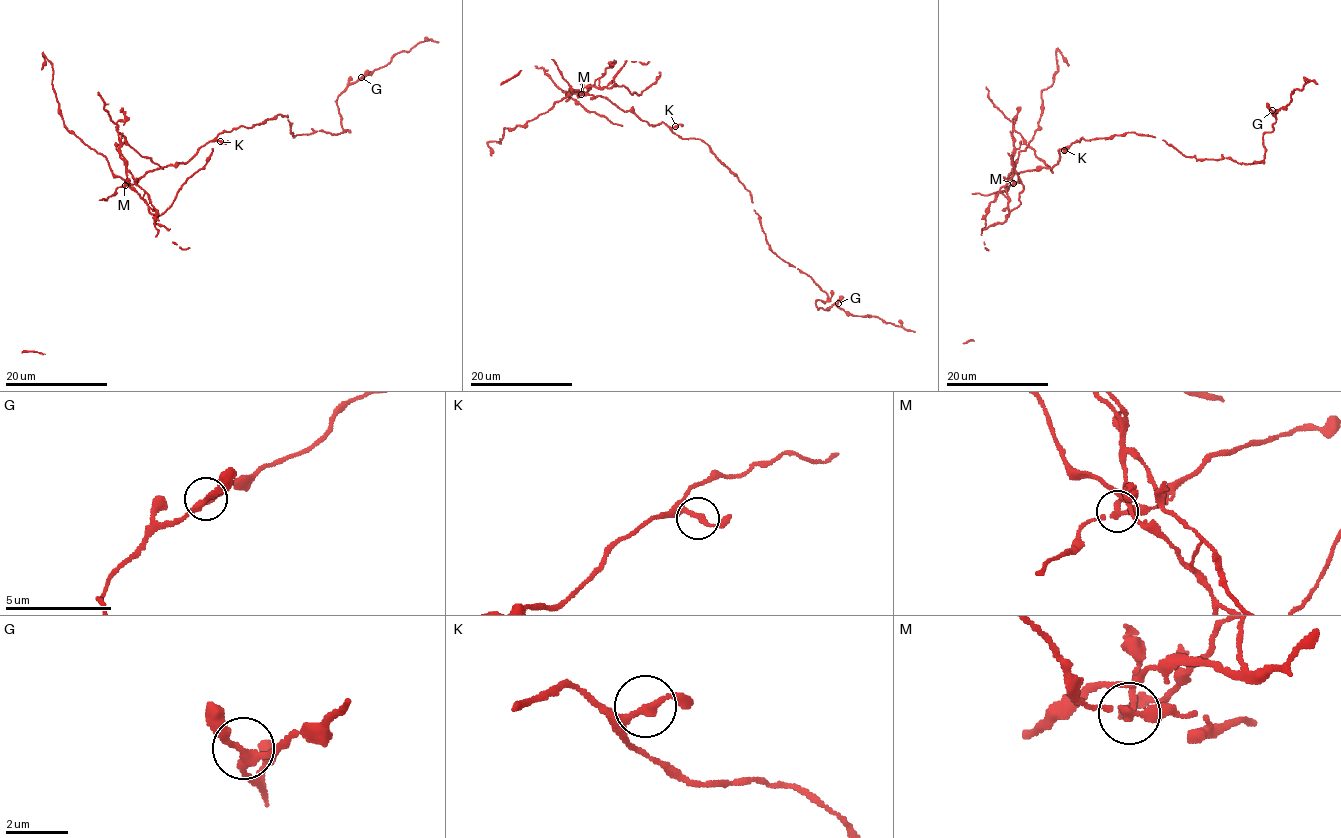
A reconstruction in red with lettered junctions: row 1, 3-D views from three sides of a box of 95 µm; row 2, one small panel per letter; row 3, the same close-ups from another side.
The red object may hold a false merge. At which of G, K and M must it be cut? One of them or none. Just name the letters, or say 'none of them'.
M

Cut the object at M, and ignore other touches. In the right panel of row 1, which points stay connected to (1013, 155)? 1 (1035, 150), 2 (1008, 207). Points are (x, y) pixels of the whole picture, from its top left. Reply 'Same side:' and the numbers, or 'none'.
Same side: 1, 2

